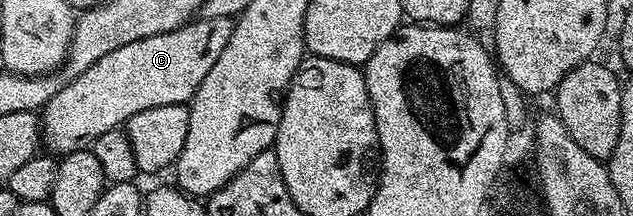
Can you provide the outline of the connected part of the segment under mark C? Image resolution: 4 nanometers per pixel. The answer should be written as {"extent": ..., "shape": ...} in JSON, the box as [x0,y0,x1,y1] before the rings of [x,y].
{"extent":[40,17,233,156],"shape":[[[198,17],[192,22],[175,28],[171,32],[163,32],[159,36],[147,36],[143,40],[135,40],[135,44],[123,44],[123,48],[115,48],[115,52],[107,52],[103,60],[91,64],[87,72],[83,72],[75,80],[71,80],[40,111],[41,141],[46,151],[57,156],[64,156],[92,147],[103,132],[124,127],[131,116],[139,112],[147,112],[147,108],[163,108],[188,103],[193,93],[203,84],[207,72],[219,60],[219,52],[227,48],[227,40],[231,40],[233,18]]]}

